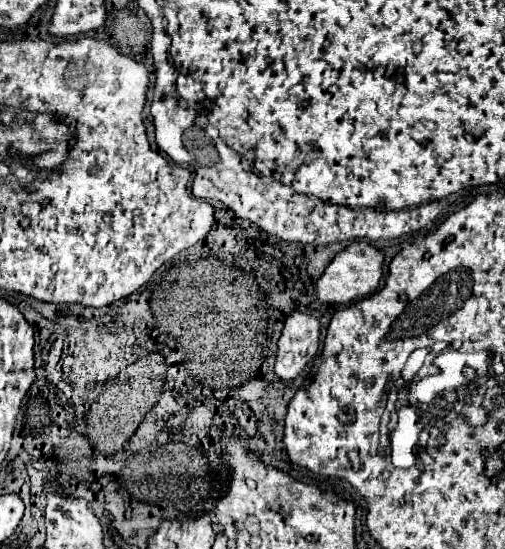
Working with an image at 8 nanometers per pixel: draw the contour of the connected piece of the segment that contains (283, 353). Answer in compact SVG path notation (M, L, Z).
M291 314L279 338L275 374L281 380L293 380L309 360L319 352L319 320L309 314Z

